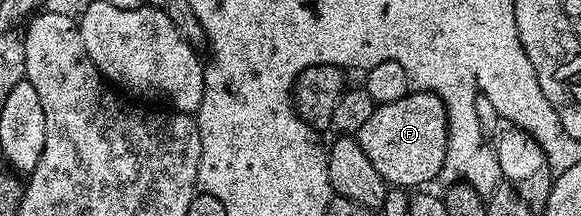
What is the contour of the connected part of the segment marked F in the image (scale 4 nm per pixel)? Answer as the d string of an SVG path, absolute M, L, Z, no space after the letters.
M409 91L398 102L377 104L374 114L354 133L371 165L381 174L388 186L416 190L428 186L439 177L446 162L448 149L448 111L432 92Z

